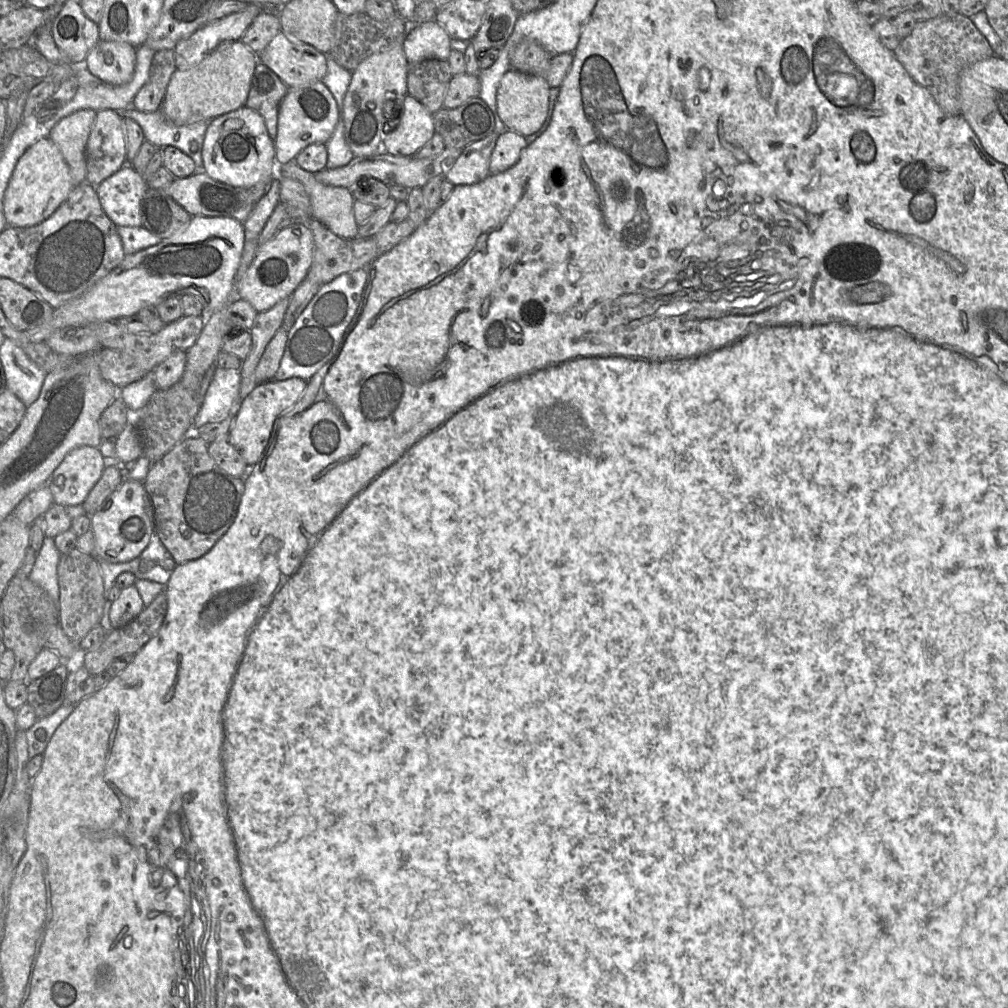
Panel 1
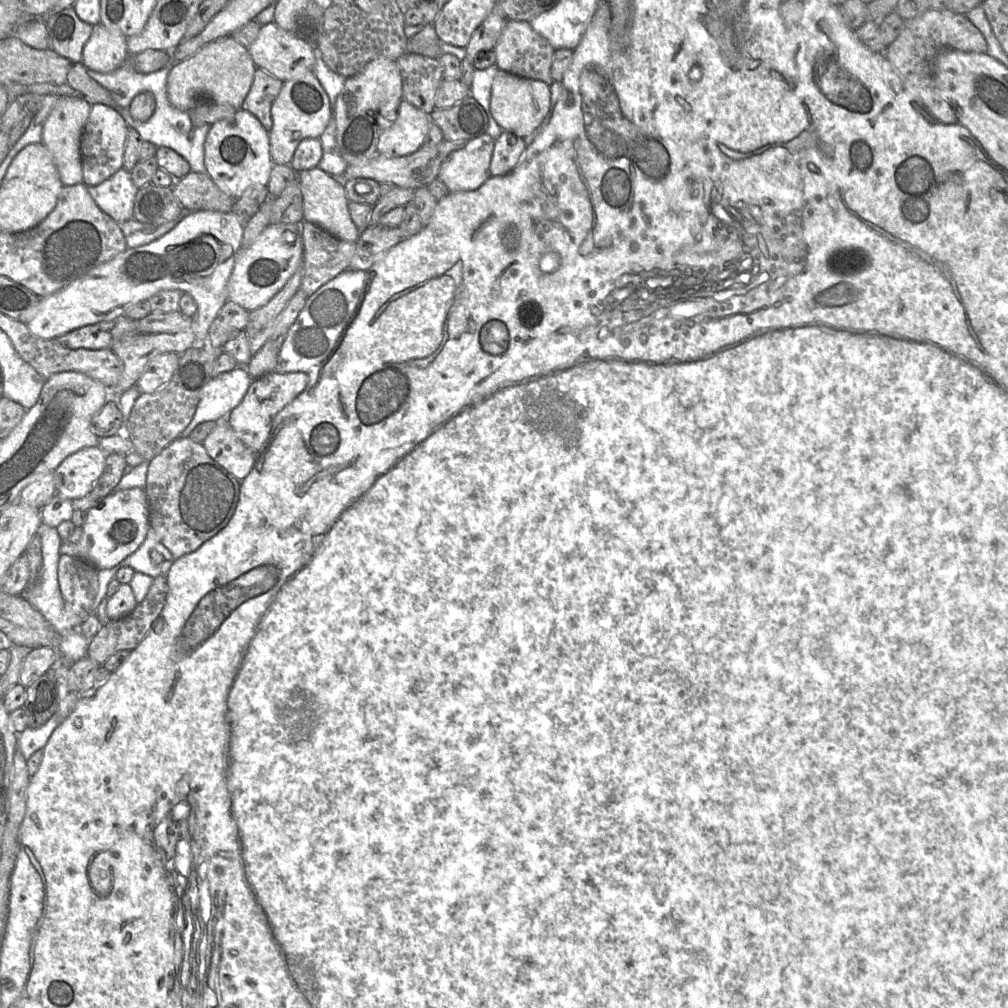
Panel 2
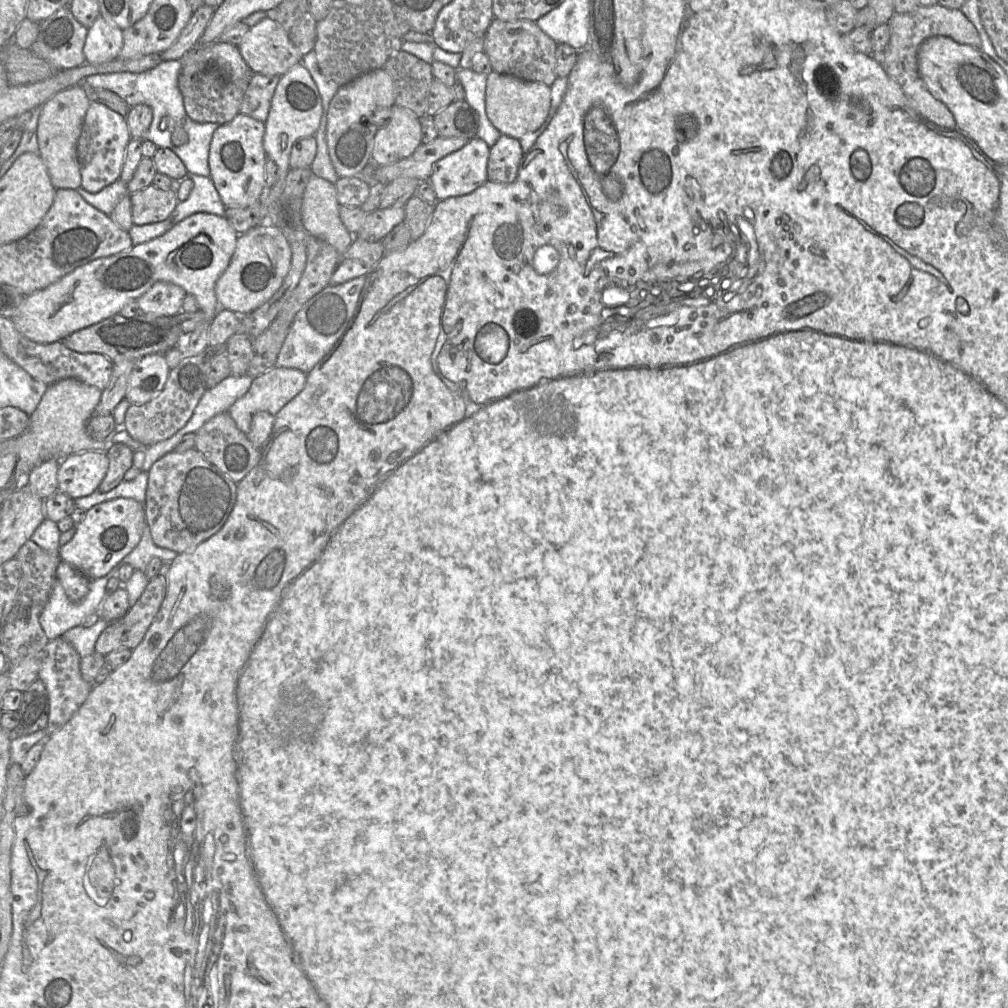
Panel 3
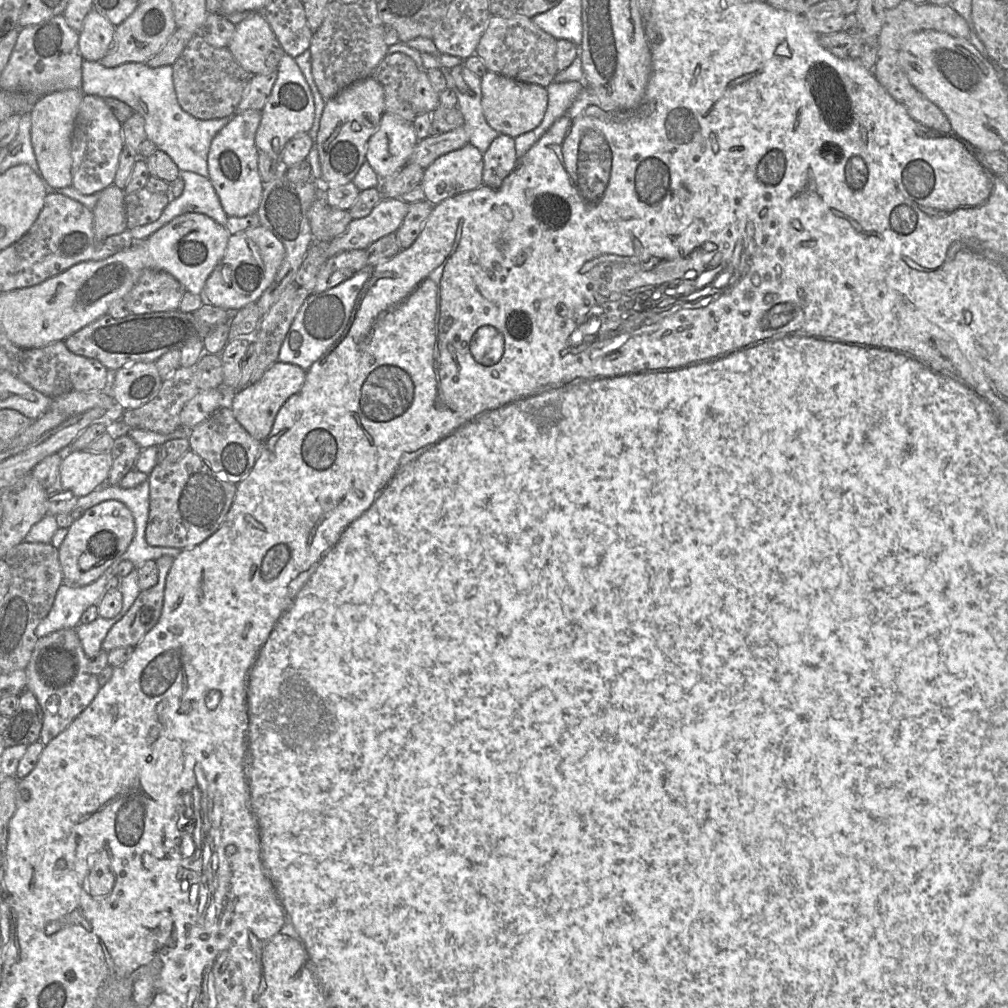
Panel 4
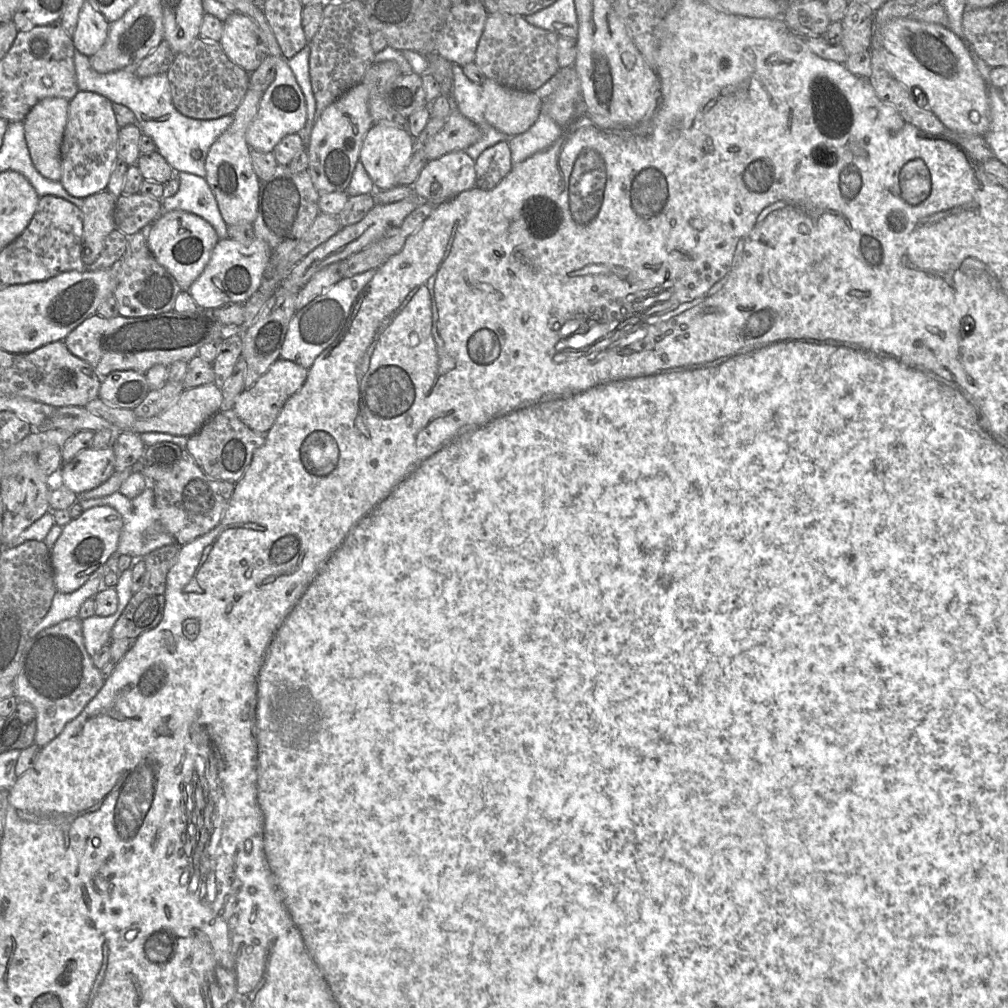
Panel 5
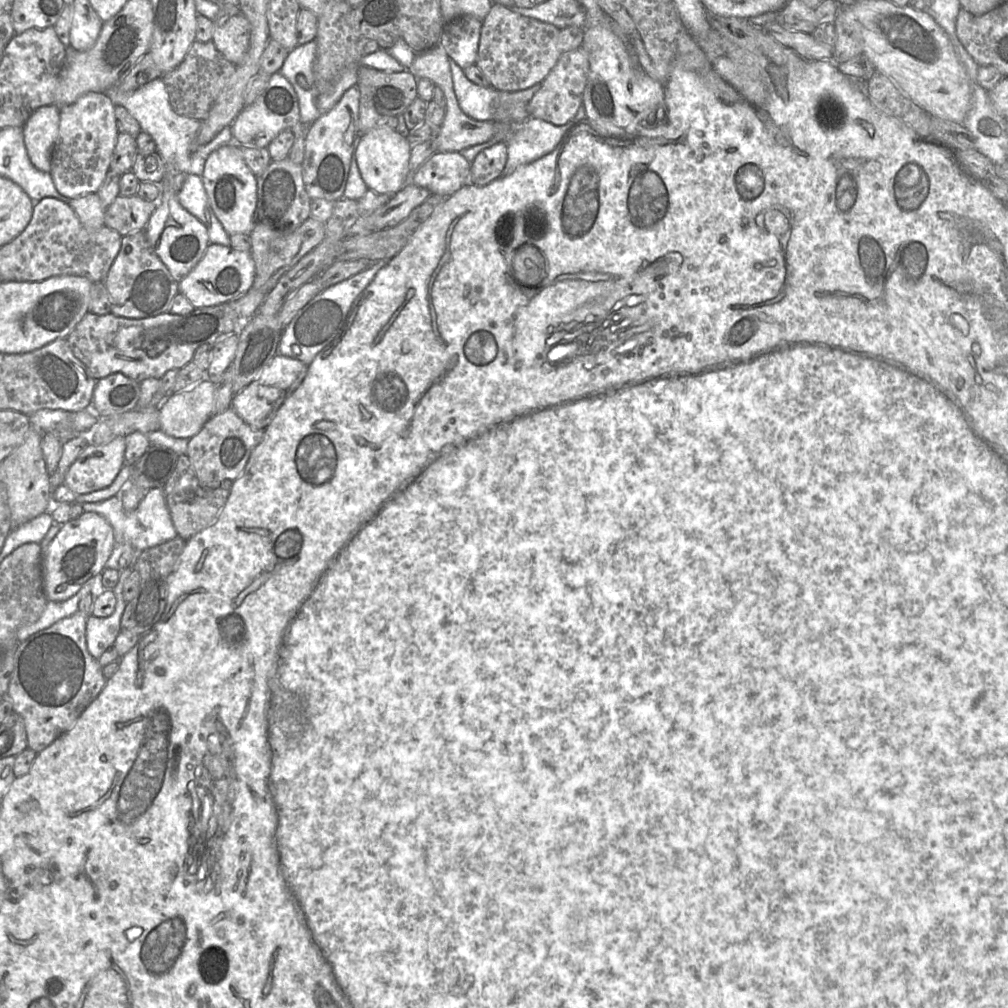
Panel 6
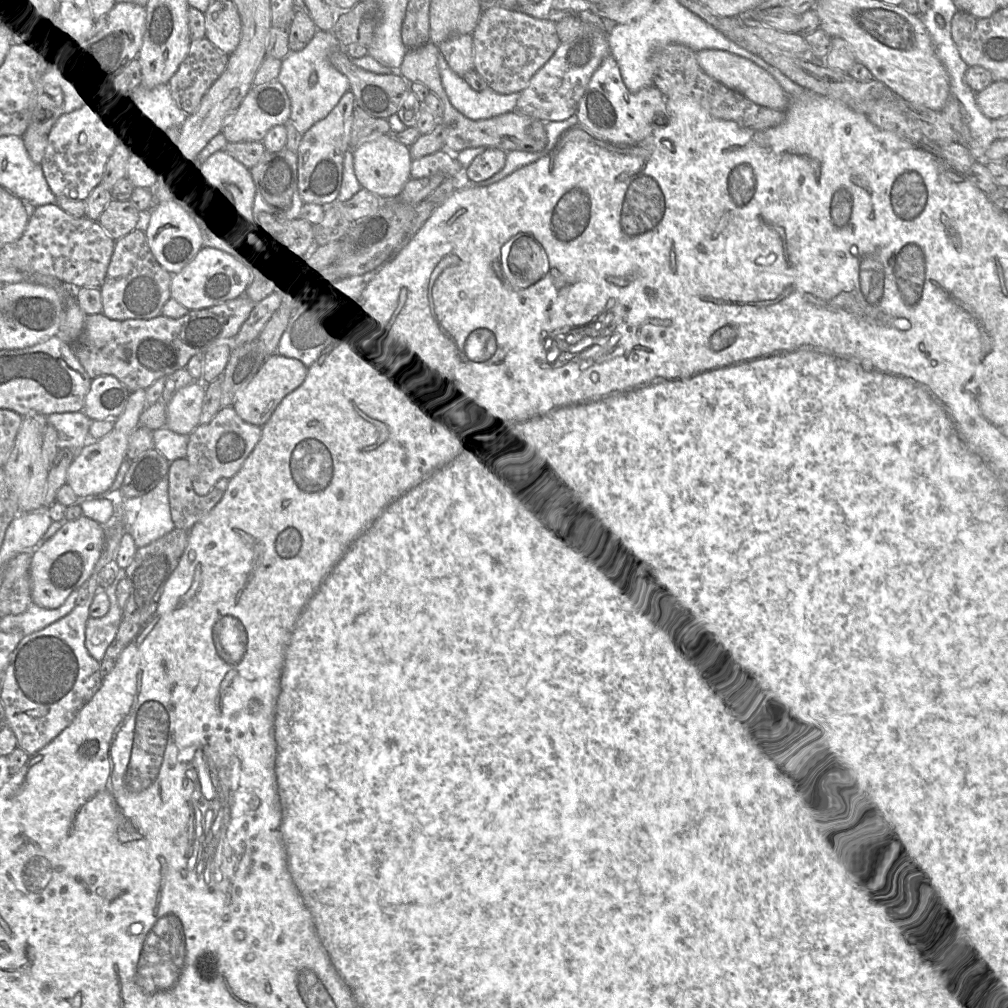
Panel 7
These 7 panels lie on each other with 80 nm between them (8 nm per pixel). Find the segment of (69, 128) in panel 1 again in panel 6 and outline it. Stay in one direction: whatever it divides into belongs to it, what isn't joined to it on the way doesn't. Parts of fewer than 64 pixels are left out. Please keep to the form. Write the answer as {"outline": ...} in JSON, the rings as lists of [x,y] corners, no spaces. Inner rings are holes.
{"outline":[[[45,105],[37,108],[23,126],[24,144],[33,166],[45,173],[51,170],[51,157],[58,136],[60,108]]]}

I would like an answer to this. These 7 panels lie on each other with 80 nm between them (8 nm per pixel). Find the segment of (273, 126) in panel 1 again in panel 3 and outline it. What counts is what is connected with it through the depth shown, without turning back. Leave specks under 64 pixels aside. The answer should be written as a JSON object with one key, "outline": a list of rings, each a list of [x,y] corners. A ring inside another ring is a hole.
{"outline":[[[253,74],[240,104],[240,114],[264,123],[267,120],[278,81],[278,76]]]}

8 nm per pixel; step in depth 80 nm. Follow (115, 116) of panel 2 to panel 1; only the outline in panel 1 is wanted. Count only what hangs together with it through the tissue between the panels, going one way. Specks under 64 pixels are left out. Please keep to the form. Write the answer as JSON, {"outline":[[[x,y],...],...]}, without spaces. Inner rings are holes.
{"outline":[[[111,109],[97,111],[85,148],[86,181],[95,188],[128,162],[126,153],[122,113]]]}

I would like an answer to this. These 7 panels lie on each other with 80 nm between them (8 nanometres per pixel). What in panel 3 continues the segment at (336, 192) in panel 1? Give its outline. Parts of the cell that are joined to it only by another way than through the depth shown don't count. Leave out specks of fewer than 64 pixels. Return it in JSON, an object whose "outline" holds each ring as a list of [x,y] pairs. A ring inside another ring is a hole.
{"outline":[[[312,174],[302,198],[303,226],[308,234],[327,242],[343,254],[352,244],[354,235],[343,225],[339,207],[335,185]]]}

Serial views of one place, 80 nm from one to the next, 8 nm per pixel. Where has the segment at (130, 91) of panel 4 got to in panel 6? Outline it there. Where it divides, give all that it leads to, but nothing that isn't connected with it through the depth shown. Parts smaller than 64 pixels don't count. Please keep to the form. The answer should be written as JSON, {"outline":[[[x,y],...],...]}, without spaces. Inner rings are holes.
{"outline":[[[162,76],[142,85],[133,92],[123,93],[116,87],[106,91],[112,103],[124,106],[137,120],[142,131],[148,133],[156,144],[156,152],[171,169],[201,177],[207,157],[215,150],[233,141],[230,127],[224,127],[209,143],[195,144],[201,121],[177,114],[169,103],[169,96]]]}

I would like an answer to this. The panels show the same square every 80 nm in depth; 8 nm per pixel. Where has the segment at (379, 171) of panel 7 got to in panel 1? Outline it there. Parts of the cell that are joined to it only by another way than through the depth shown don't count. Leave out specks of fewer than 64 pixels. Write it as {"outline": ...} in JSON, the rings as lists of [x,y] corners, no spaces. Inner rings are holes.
{"outline":[[[406,94],[404,97],[404,112],[398,125],[383,135],[382,150],[395,156],[413,156],[431,139],[435,133],[433,114],[418,100]]]}

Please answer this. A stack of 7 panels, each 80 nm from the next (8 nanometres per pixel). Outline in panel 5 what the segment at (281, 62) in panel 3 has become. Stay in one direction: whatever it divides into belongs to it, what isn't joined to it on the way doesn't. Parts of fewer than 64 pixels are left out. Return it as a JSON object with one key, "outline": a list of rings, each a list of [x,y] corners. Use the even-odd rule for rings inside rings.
{"outline":[[[233,12],[223,21],[219,44],[228,58],[251,73],[268,56],[257,24],[248,16]]]}

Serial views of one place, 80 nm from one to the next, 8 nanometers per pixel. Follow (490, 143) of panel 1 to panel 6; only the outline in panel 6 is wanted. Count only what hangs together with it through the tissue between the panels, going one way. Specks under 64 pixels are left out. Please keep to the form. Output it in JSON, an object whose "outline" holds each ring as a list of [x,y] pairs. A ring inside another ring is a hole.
{"outline":[[[436,151],[411,174],[410,181],[446,198],[470,182],[470,165],[460,152]]]}

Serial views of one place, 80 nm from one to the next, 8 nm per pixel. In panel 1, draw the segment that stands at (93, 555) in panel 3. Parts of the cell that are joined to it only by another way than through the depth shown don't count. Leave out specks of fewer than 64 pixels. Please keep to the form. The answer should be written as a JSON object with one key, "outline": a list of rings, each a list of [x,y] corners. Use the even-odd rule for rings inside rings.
{"outline":[[[124,479],[91,516],[91,530],[94,533],[95,559],[98,563],[99,560],[119,563],[137,557],[154,533],[153,509],[143,482]]]}

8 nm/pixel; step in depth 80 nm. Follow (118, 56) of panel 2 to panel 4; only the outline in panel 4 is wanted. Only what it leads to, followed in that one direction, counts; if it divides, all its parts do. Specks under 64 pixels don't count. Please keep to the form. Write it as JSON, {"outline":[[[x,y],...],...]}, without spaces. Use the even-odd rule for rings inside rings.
{"outline":[[[95,9],[85,17],[79,31],[79,50],[85,60],[99,62],[111,49],[115,26]]]}

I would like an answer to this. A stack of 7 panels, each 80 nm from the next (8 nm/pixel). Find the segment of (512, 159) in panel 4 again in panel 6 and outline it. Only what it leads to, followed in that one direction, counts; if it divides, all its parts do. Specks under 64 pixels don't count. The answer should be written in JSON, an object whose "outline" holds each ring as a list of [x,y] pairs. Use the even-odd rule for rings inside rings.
{"outline":[[[498,142],[478,153],[470,165],[470,182],[484,186],[499,178],[507,161],[507,144]]]}

